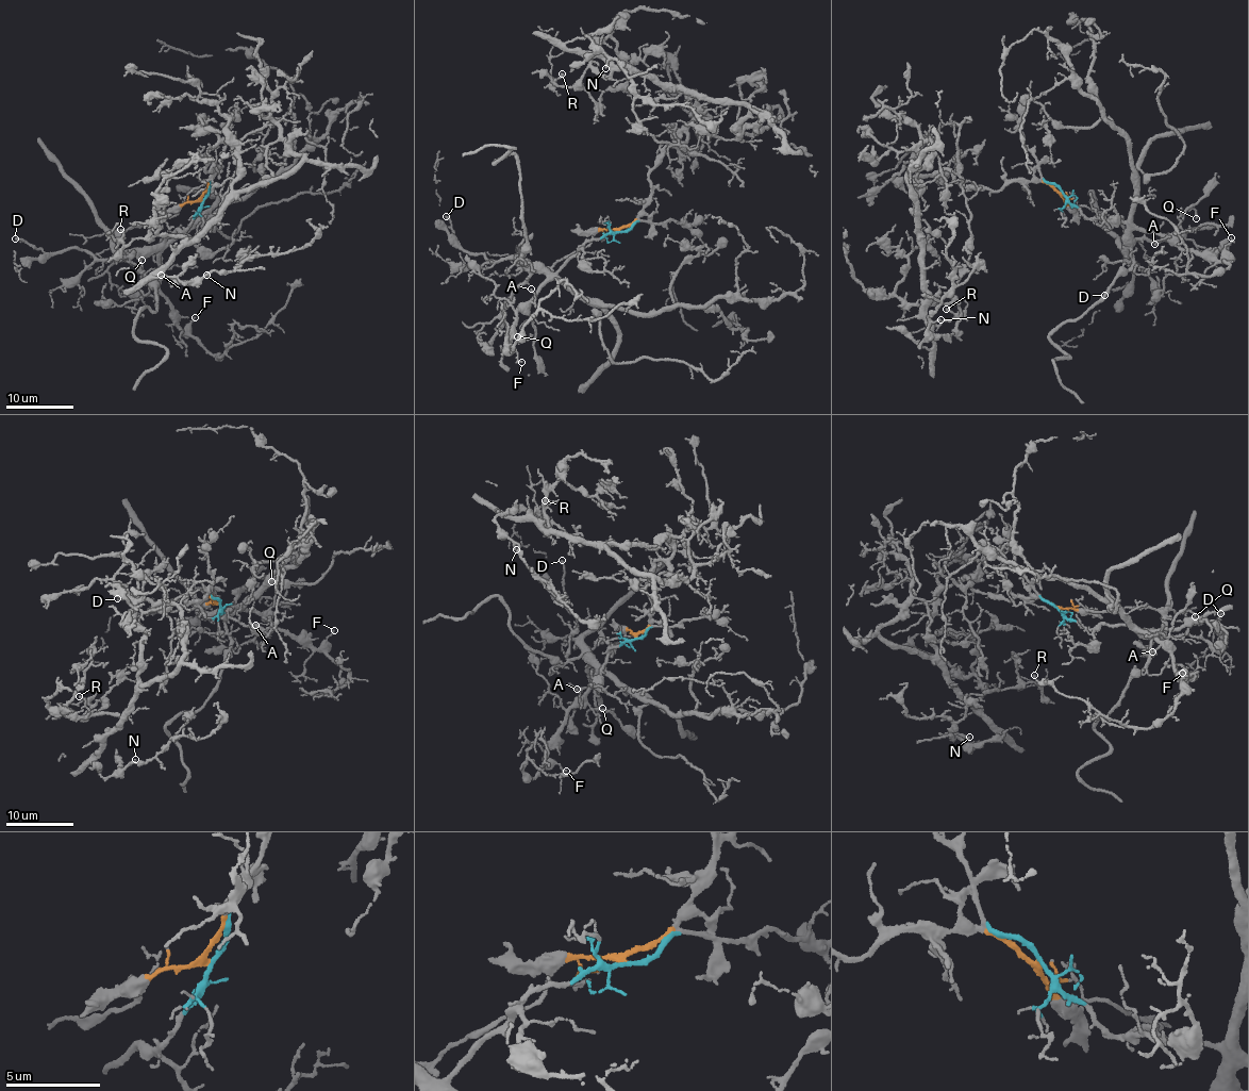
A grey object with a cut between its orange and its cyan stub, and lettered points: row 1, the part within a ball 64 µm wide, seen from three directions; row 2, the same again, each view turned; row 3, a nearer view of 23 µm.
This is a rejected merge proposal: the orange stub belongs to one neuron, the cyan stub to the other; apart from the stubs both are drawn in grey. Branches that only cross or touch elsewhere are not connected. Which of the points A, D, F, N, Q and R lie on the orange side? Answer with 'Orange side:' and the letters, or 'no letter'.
Orange side: N, R

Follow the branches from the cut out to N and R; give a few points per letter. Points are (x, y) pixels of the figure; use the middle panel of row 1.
N: (618, 231), (650, 196), (658, 154), (687, 139), (701, 111), (568, 40), (588, 36), (605, 68)
R: (618, 231), (650, 196), (658, 154), (687, 139), (701, 109), (623, 69), (586, 67), (561, 87), (562, 75)

